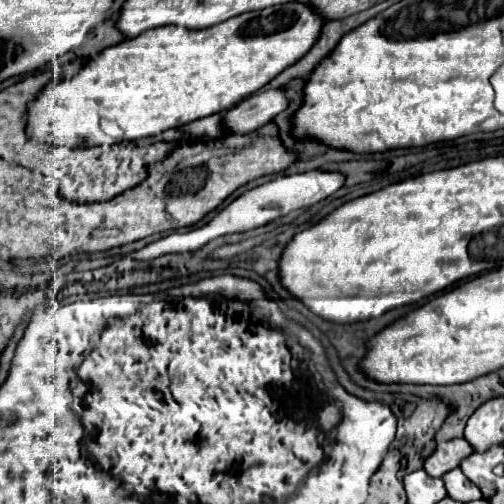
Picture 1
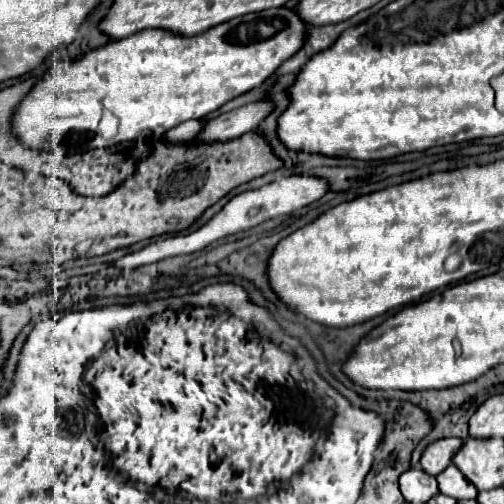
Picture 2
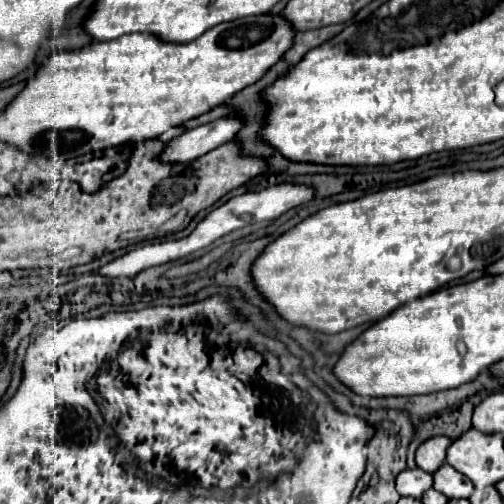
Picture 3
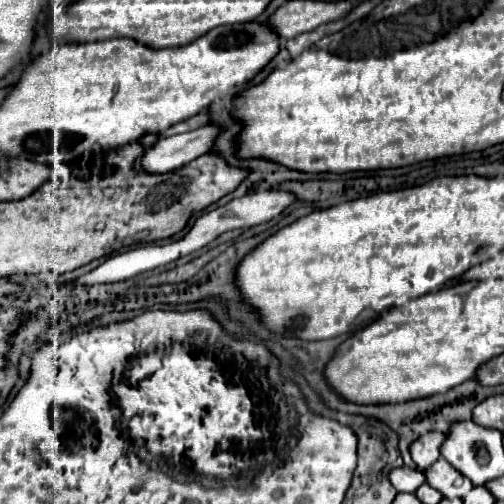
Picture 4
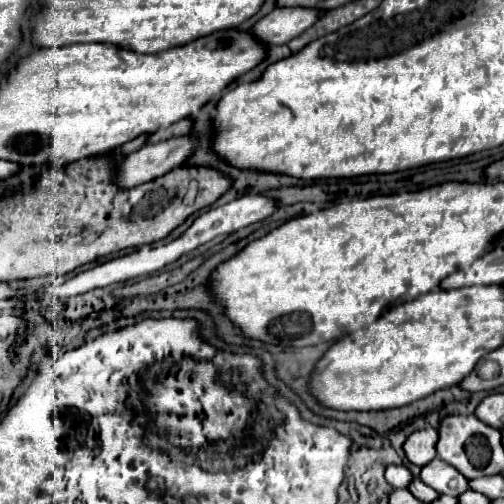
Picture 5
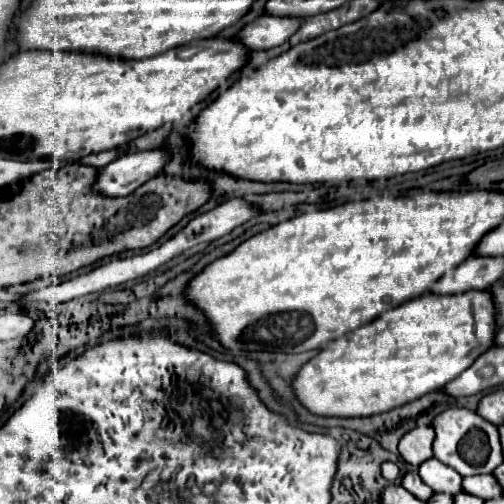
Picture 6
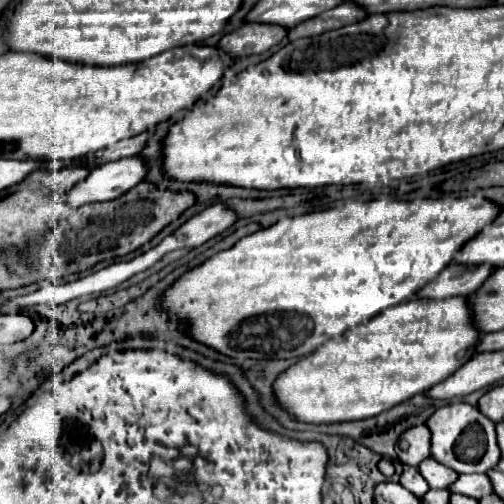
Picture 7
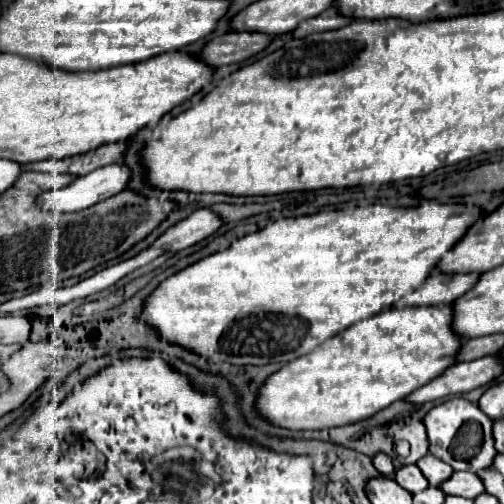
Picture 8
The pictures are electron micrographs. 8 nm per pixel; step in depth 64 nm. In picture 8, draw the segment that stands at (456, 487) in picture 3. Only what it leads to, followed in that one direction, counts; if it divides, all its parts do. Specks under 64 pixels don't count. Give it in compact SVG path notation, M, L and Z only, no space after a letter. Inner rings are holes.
M428 454L424 458L418 460L418 468L422 470L422 474L426 476L426 480L430 482L430 486L438 488L442 482L446 482L452 476L452 468L448 464L444 464L442 460L438 460L436 456Z

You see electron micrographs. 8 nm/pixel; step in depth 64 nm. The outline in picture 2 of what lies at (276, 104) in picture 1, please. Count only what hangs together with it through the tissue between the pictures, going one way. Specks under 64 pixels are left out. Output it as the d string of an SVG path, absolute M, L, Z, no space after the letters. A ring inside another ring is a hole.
M256 100L250 102L238 110L230 110L226 114L220 114L218 118L210 120L200 132L198 140L202 142L226 142L232 138L238 138L246 132L252 132L258 128L258 124L274 112L272 100Z

